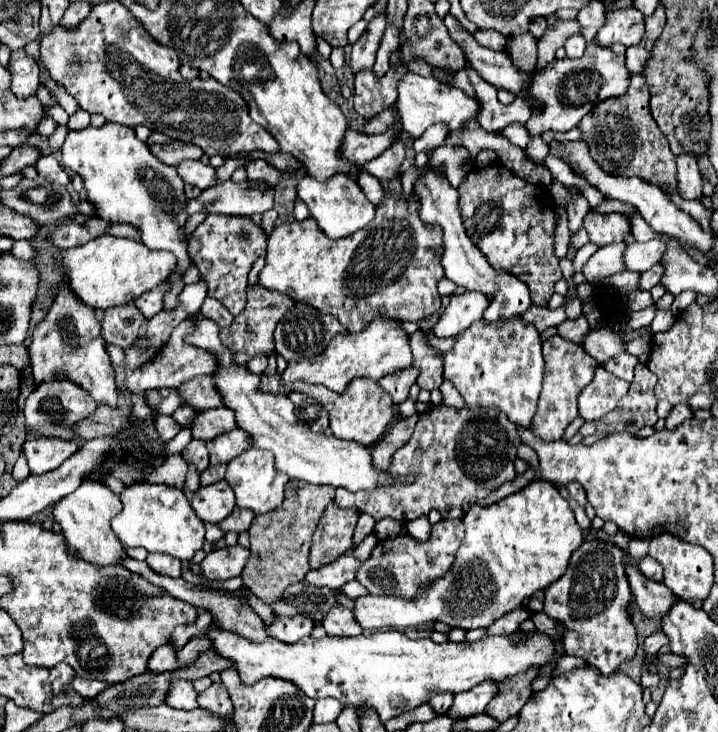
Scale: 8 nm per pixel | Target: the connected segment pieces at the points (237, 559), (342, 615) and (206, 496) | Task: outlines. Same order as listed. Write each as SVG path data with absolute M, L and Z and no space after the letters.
M235 544L227 548L217 548L205 556L201 562L201 574L207 580L219 582L219 580L229 580L233 576L239 576L245 562L247 562L249 550Z
M335 604L323 618L323 628L327 630L329 636L359 636L363 632L363 628L359 628L359 624L355 624L355 618L351 616L351 610L343 604Z
M221 480L209 486L201 486L195 492L191 506L203 522L219 524L233 512L237 504L235 504L235 494L231 492L231 486L227 484L227 480Z

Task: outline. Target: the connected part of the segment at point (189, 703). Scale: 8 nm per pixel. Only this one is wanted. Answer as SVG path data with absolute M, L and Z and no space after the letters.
M171 684L171 696L165 700L173 708L181 710L195 710L199 708L197 704L197 692L193 690L191 684Z

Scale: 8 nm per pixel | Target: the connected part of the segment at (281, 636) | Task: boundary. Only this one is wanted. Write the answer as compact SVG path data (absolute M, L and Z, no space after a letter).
M275 616L275 622L267 628L267 632L271 632L273 638L285 642L285 644L295 644L301 638L309 636L313 630L313 620L307 616L295 616L295 618L287 618L287 616Z

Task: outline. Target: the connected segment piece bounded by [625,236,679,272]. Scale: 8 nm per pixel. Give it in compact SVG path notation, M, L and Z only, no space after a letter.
M661 236L649 242L635 242L635 244L627 244L625 250L625 268L627 270L637 270L637 272L645 272L649 270L653 264L663 260L663 254L667 250L667 242L675 240L679 244L677 238L669 238L669 236Z

